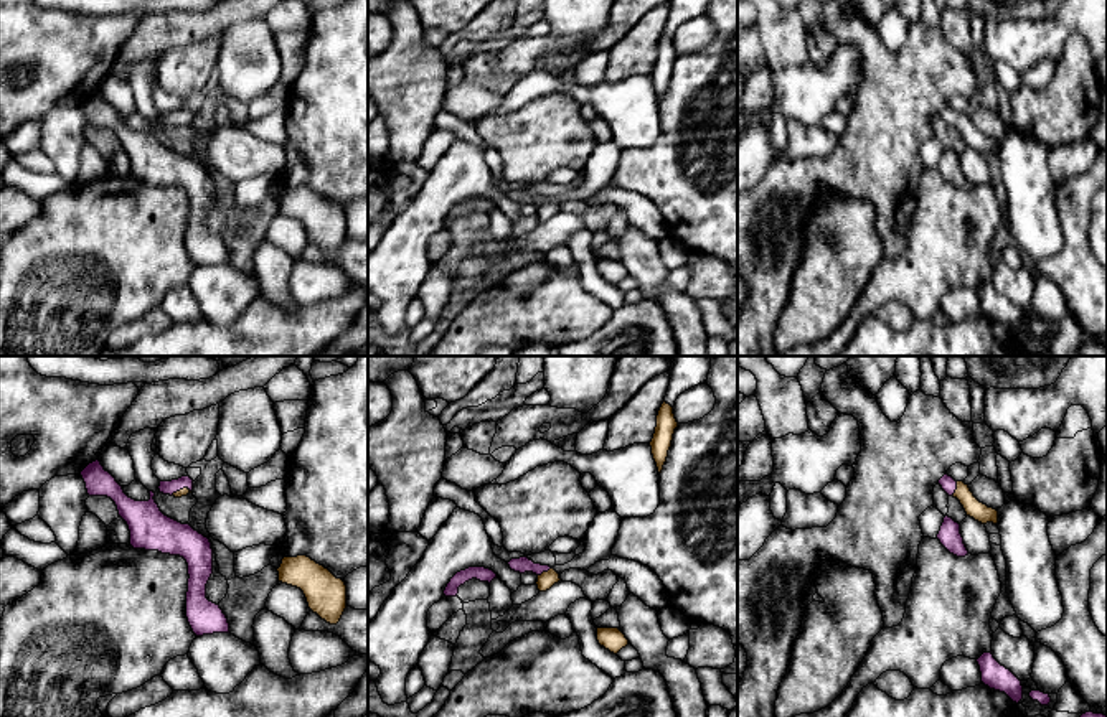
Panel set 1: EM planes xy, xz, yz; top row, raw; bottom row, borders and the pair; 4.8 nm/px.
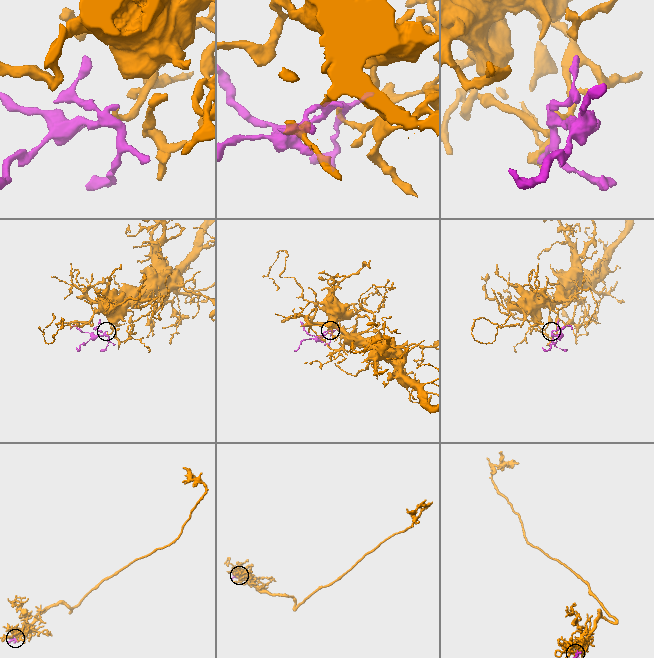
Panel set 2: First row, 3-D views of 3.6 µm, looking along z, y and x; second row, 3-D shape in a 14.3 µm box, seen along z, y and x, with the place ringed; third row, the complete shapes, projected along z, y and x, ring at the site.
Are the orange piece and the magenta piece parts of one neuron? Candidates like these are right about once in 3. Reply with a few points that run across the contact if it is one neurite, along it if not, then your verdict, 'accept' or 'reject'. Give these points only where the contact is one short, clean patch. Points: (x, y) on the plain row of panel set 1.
line yz (974, 139), (957, 119), (949, 116); accept

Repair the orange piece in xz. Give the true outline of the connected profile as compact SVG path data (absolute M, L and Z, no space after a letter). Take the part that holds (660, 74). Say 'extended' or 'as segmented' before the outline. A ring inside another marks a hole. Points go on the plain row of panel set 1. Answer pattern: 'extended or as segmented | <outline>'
as segmented | M663 31L658 46L653 69L650 73L652 86L657 94L658 104L662 104L663 96L668 87L668 81L671 77L675 59L678 53L673 45L673 38Z

